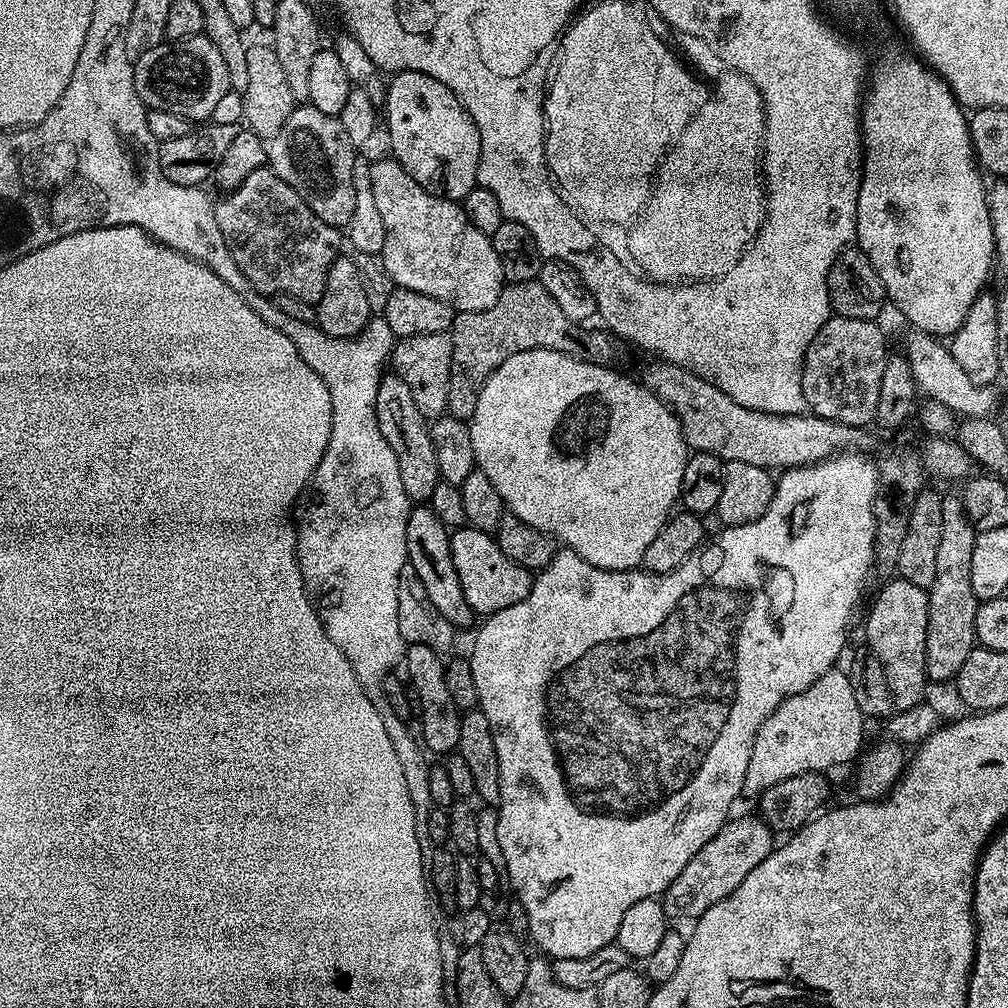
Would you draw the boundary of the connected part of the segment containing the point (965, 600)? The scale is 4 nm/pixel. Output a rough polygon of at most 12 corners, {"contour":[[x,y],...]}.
{"contour":[[944,496],[928,593],[929,681],[955,681],[977,647],[970,557],[978,533]]}

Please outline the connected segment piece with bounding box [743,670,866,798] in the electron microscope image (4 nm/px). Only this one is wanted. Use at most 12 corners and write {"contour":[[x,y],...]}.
{"contour":[[847,671],[762,722],[743,795],[851,765],[866,744]]}

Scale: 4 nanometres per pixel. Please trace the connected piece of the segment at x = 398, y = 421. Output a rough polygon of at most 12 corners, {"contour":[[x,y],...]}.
{"contour":[[381,375],[378,430],[409,501],[441,481],[429,421],[406,382]]}

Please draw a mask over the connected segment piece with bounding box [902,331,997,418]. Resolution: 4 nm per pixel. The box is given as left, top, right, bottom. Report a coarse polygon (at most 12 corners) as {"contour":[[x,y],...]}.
{"contour":[[913,331],[902,352],[917,389],[957,417],[991,417],[991,384],[973,382],[949,345]]}

